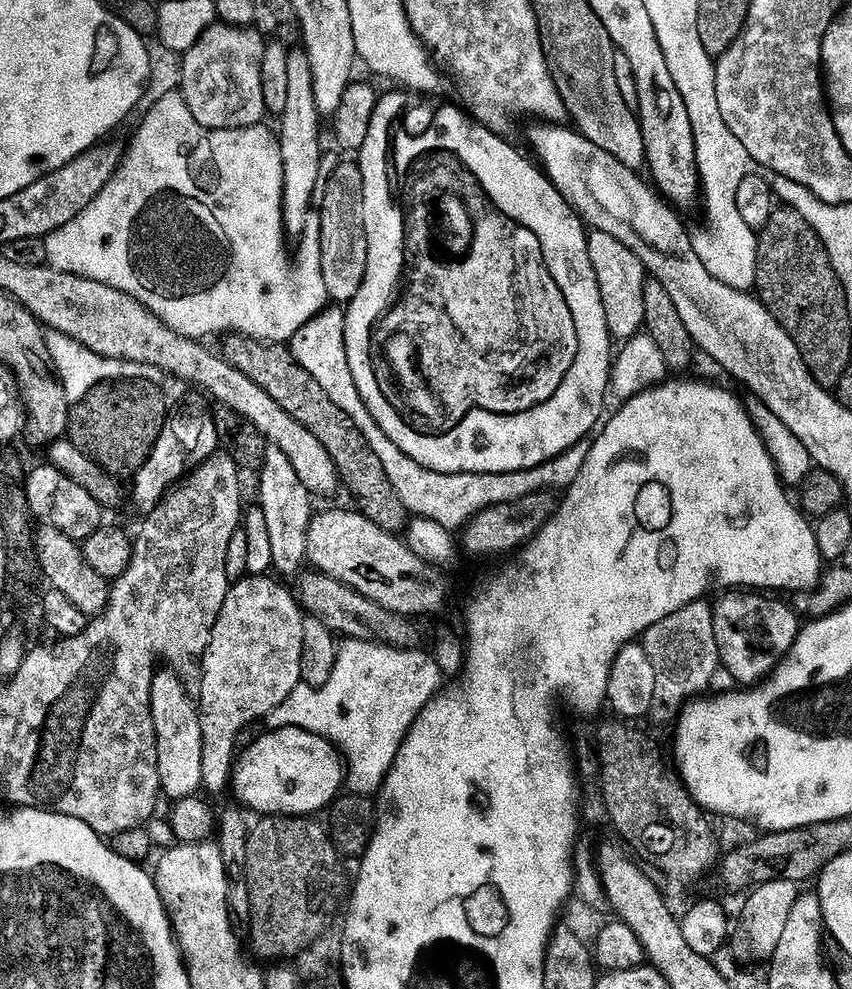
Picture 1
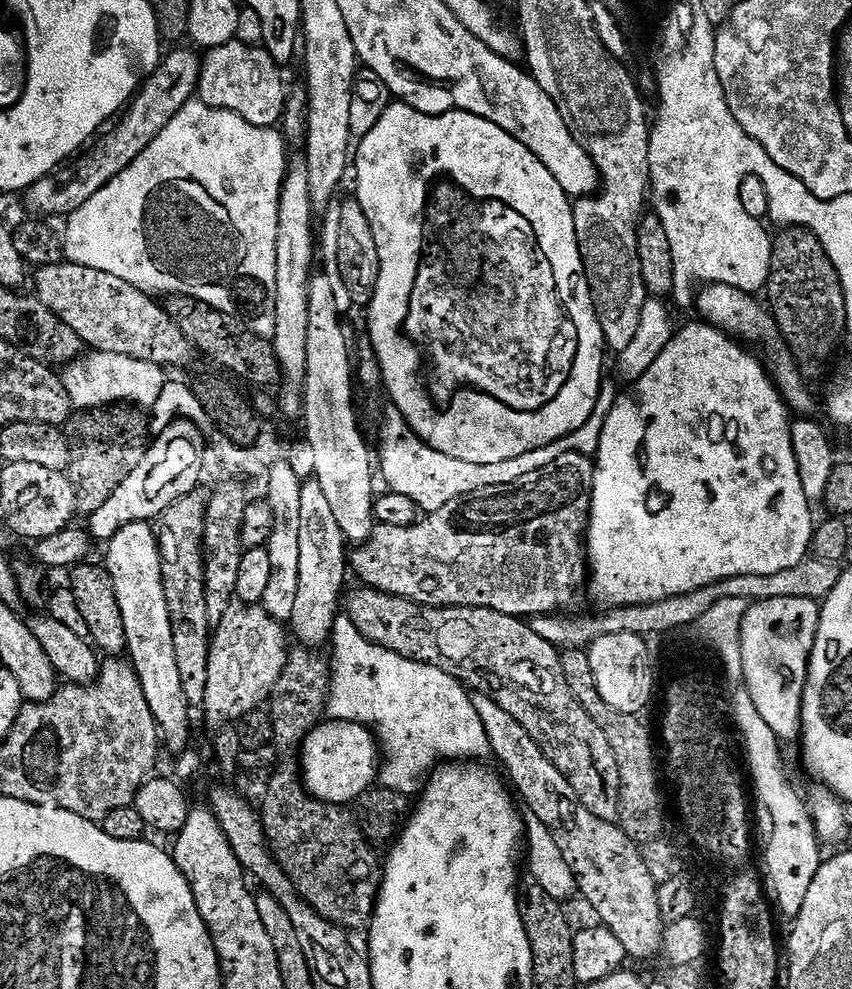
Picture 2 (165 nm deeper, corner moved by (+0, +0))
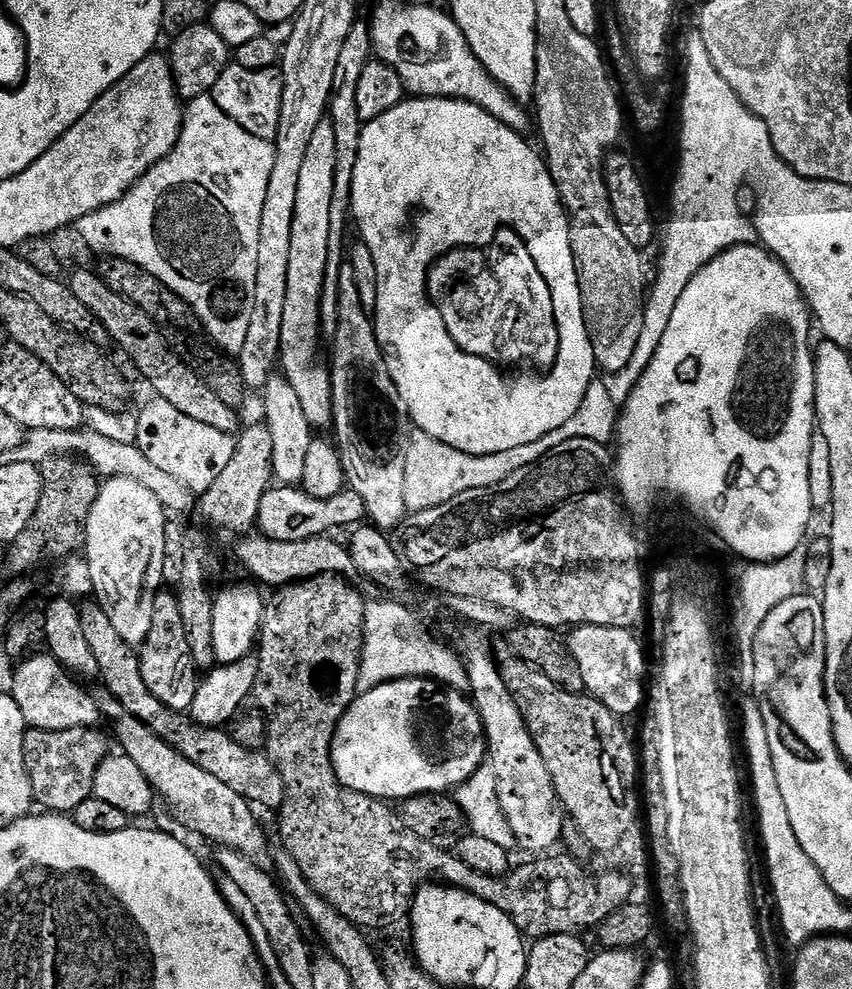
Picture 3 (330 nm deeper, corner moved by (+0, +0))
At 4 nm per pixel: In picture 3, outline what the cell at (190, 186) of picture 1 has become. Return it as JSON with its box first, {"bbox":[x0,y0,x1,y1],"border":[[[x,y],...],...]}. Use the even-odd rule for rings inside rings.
{"bbox":[74,94,276,357],"border":[[[211,94],[207,96],[195,96],[187,101],[184,112],[184,122],[180,126],[180,137],[176,145],[170,150],[166,158],[162,158],[156,165],[141,178],[133,188],[114,203],[105,208],[91,212],[76,221],[74,227],[82,234],[82,238],[93,253],[104,252],[105,257],[117,256],[126,258],[154,274],[172,292],[177,292],[181,298],[192,307],[193,313],[210,323],[216,324],[216,333],[213,334],[211,343],[217,349],[223,350],[227,355],[239,357],[242,346],[246,346],[246,334],[250,330],[252,311],[254,310],[254,294],[256,293],[256,279],[258,278],[258,244],[260,231],[262,230],[262,208],[266,206],[266,190],[270,186],[270,174],[274,170],[274,158],[276,157],[276,145],[273,141],[263,140],[254,134],[250,134],[234,118],[230,118],[214,102]]]}

